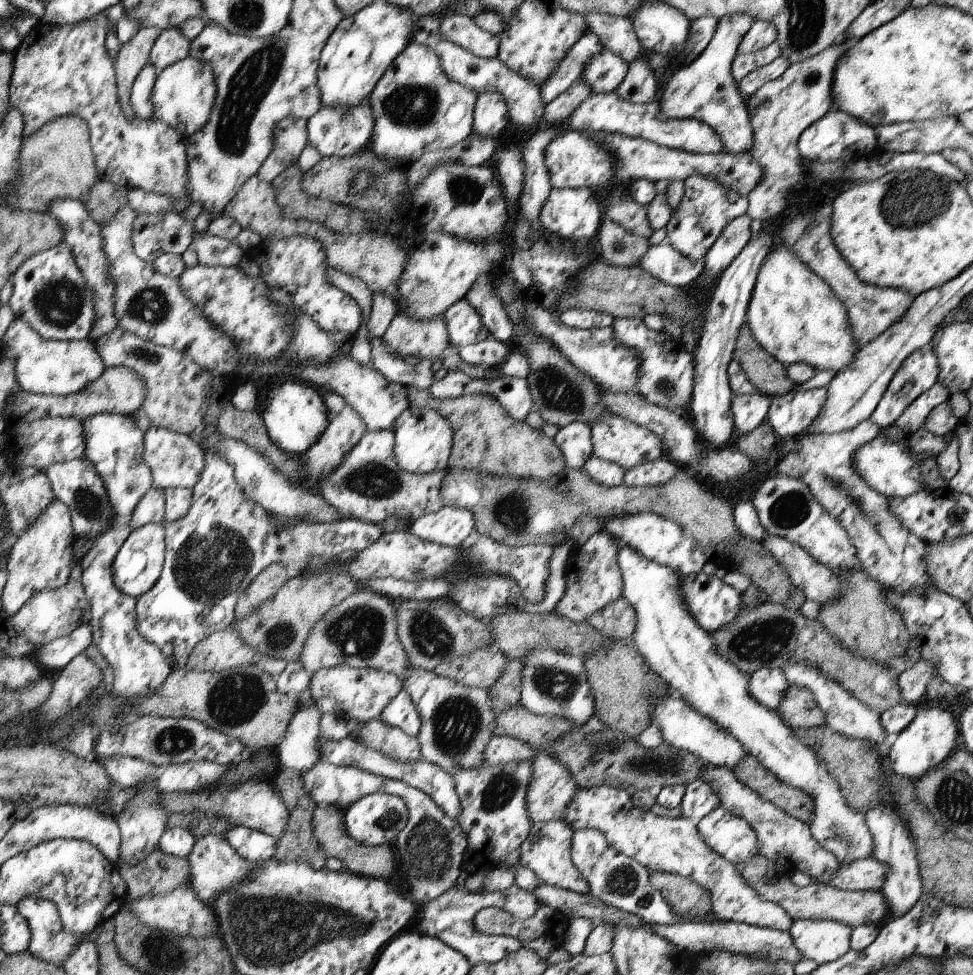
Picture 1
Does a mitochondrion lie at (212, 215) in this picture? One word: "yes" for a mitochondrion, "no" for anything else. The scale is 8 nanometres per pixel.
no

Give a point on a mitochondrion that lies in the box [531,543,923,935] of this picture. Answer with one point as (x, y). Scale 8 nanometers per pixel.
(771, 637)

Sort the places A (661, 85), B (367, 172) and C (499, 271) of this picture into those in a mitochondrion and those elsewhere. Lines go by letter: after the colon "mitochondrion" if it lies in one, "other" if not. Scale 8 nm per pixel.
A: other
B: other
C: other

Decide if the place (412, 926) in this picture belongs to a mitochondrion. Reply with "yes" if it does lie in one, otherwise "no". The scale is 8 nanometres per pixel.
no

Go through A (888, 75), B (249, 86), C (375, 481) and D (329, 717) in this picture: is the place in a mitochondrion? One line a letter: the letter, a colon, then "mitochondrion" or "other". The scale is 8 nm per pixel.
A: other
B: mitochondrion
C: mitochondrion
D: other

